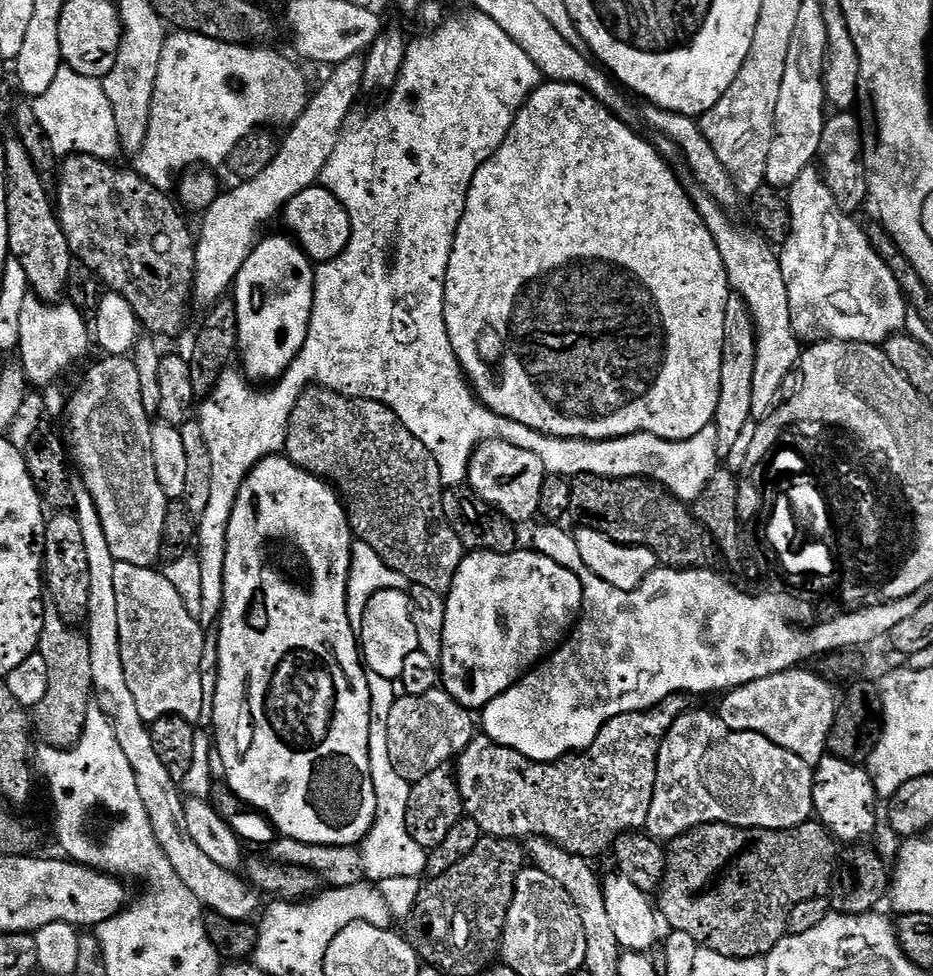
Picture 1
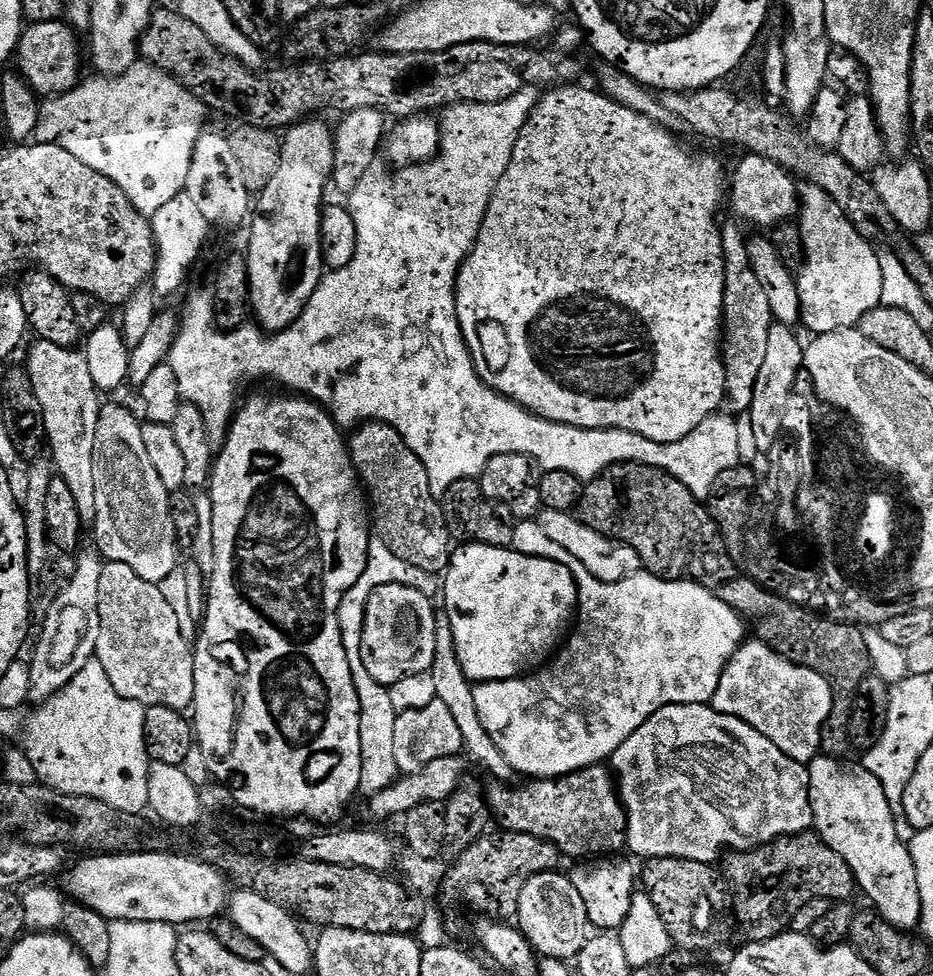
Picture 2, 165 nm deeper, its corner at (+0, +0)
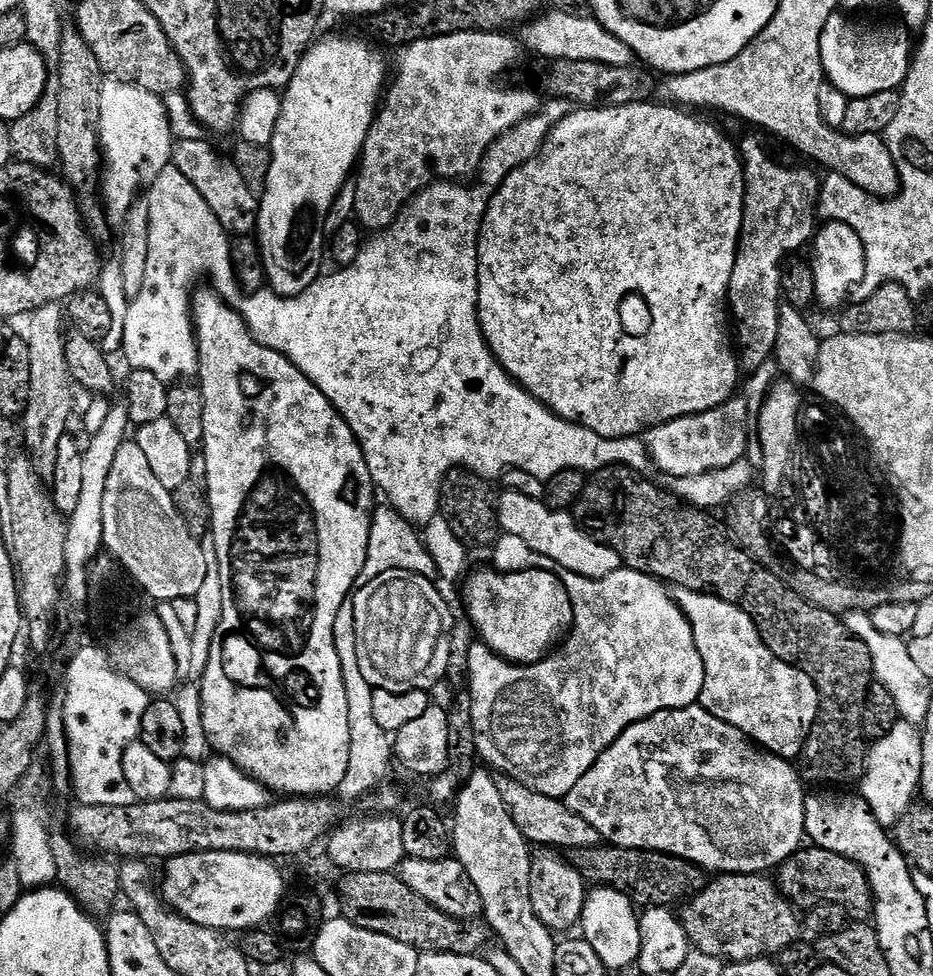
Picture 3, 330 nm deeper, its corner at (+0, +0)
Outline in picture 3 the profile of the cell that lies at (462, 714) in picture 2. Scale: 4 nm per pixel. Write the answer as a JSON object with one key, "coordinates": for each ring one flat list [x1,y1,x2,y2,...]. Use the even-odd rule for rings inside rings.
{"coordinates":[[505,775,497,779,496,785,498,794,502,794,502,802,506,802,506,810,510,810,510,818,514,818,514,826,522,830,529,845,545,844,548,847,545,849,548,850,601,847,598,830,594,830,594,826,590,826,586,818,578,818,578,814,574,814,574,810,570,810,563,799,531,792,521,780,511,780]]}

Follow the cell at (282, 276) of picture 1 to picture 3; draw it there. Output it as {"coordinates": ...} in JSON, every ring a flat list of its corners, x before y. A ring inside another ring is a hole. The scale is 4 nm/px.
{"coordinates":[[328,36,325,40,317,39,300,59,298,70,288,87,283,89,281,116,274,127,270,145,272,165,266,178,264,195,259,197,260,213,254,233,260,242,260,253,268,275,267,287,279,296,302,294,322,275,320,267,323,266,324,260,326,264,324,223,336,195,340,193,344,184,349,183,357,167,368,131,376,119,378,105,382,100,382,89,390,76,390,68,388,72,388,64,379,52,381,49,375,43,372,44,367,44,364,40,355,40,352,36]]}

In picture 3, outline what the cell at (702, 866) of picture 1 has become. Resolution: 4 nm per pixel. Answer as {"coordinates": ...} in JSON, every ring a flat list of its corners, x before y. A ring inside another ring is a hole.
{"coordinates":[[815,846,801,847,800,851,780,865,774,880,781,894,797,909,809,910,818,904,841,905,850,910,851,919,852,916,856,920,873,919,874,899,868,876,853,860,842,854]]}

